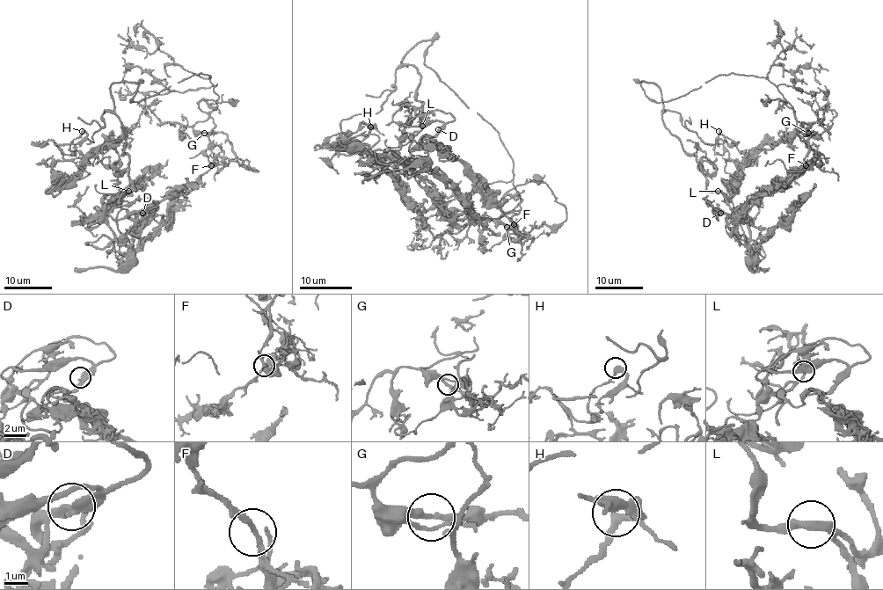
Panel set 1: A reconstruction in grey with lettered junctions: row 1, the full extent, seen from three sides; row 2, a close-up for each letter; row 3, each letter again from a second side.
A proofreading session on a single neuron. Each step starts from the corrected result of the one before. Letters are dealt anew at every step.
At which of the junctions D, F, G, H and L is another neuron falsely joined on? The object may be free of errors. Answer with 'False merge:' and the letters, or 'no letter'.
False merge: no letter

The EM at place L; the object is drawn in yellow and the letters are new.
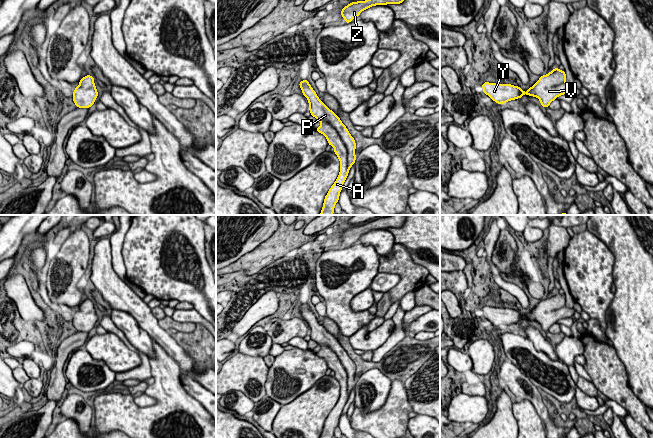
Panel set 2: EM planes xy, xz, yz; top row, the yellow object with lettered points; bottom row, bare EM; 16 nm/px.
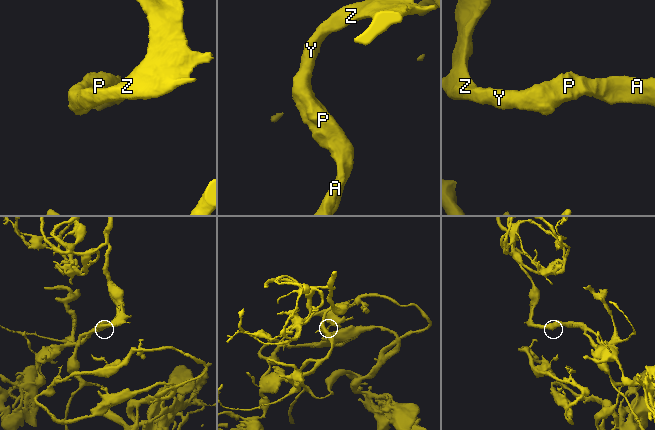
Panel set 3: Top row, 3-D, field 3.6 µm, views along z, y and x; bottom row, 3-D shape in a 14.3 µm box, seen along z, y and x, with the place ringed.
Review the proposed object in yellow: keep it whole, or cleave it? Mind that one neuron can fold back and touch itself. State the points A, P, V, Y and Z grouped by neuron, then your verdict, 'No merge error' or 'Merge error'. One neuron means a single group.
Groups: A P V Y Z. No merge error

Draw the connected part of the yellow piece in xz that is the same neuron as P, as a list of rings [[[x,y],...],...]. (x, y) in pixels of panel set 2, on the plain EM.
[[[302,304],[299,310],[303,319],[308,323],[311,340],[321,346],[316,353],[317,356],[325,359],[328,368],[335,373],[334,377],[340,384],[340,397],[325,420],[320,437],[333,438],[348,396],[356,384],[356,367],[340,342],[319,323],[308,304]]]

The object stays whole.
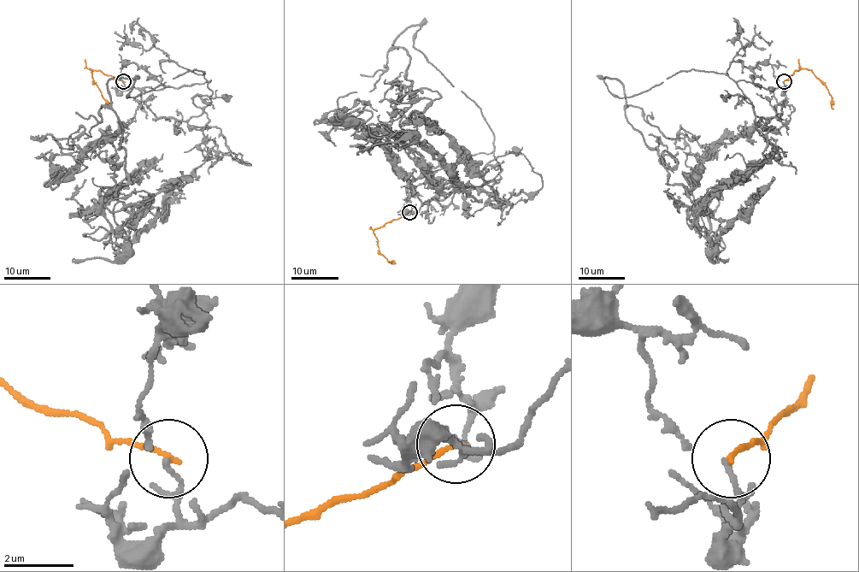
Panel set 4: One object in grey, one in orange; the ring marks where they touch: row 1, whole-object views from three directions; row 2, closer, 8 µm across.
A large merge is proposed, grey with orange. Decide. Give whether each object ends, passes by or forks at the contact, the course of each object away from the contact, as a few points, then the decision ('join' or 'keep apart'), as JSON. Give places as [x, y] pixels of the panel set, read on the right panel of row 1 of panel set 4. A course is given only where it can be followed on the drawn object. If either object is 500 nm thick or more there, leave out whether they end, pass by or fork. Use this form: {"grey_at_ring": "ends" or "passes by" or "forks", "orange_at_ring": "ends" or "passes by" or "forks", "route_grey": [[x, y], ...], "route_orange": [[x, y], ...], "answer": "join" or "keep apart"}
{"grey_at_ring": "ends", "orange_at_ring": "ends", "route_grey": [[783, 82], [737, 83], [773, 150], [689, 214], [624, 87], [603, 80], [623, 97], [663, 82]], "route_orange": [[784, 82], [796, 70], [812, 71], [824, 84], [833, 109]], "answer": "keep apart"}

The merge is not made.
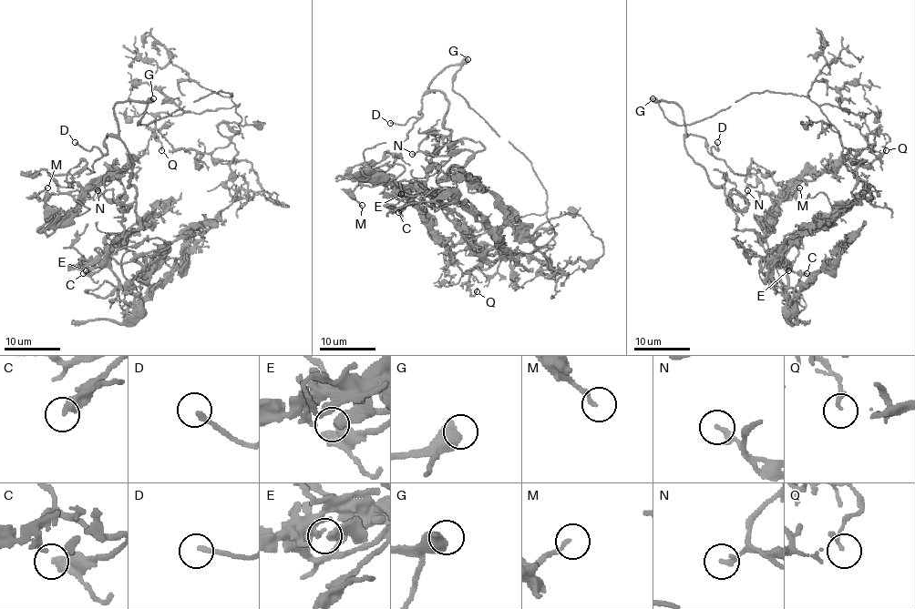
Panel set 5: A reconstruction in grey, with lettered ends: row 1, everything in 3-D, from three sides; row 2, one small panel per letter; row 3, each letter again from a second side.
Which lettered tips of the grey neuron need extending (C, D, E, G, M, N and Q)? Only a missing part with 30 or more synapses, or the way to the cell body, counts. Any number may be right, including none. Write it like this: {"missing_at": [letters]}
{"missing_at": ["D", "G"]}

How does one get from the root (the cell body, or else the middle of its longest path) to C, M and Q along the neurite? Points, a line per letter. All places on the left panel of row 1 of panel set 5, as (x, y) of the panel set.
C: (234, 200), (213, 218), (203, 220), (188, 234), (179, 235), (135, 294), (129, 294), (107, 268), (83, 273)
M: (234, 200), (226, 181), (240, 105), (160, 113), (143, 153), (72, 210), (40, 200), (47, 187)
Q: (234, 200), (226, 181), (237, 153), (231, 137), (240, 129), (240, 105), (160, 113), (155, 135), (161, 150)

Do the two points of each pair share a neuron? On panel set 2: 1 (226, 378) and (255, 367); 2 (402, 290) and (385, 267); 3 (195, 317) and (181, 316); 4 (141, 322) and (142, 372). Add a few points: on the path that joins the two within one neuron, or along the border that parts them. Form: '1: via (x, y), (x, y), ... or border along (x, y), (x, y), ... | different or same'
1: via (233, 375), (248, 373) | same
2: via (403, 282), (403, 275), (393, 267) | same
3: via (192, 316), (184, 316) | same
4: border along (125, 336), (148, 358) | different

